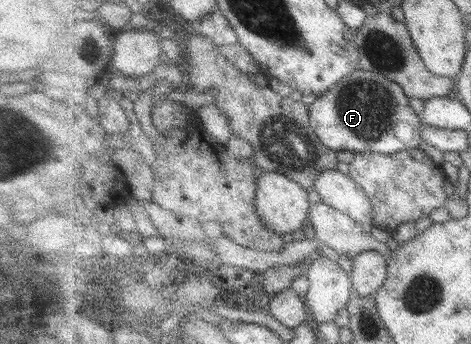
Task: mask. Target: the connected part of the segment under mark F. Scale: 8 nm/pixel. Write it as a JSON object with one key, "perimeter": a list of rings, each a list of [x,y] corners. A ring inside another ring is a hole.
{"perimeter":[[[356,70],[334,88],[320,95],[309,105],[311,127],[320,142],[332,149],[351,153],[382,153],[392,155],[420,146],[420,115],[410,106],[409,96],[396,81],[377,72]]]}

